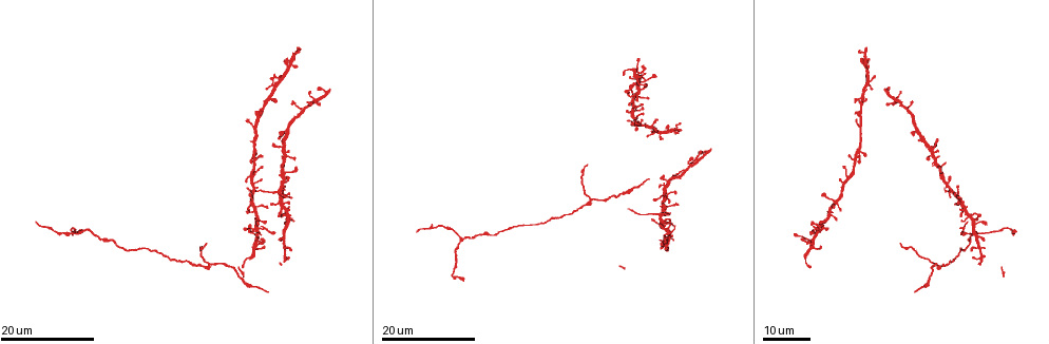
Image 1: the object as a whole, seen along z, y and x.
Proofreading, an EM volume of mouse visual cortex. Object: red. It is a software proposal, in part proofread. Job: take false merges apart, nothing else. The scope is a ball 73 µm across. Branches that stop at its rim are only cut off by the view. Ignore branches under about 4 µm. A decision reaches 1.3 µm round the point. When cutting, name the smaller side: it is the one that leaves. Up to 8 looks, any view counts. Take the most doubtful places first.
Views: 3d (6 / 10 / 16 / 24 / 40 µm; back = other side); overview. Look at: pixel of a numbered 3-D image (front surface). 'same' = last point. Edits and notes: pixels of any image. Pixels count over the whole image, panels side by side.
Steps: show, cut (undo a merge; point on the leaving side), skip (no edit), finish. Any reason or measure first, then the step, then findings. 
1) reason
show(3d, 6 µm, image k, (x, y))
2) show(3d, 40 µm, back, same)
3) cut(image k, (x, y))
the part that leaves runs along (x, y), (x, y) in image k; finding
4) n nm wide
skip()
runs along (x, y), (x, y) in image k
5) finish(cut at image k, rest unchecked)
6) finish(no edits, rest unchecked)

looks like a crossing
show(3d, 24 µm, image 1, (660, 216))

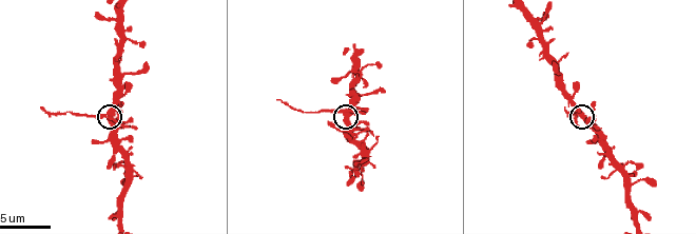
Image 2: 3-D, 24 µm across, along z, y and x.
closer look
show(3d, 6 µm, image 2, (347, 116))

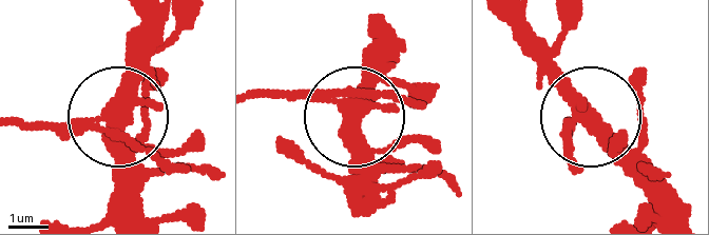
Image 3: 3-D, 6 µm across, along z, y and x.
side arm 8 µm
cut(image 3, (26, 124))
the part that leaves runs along (81, 126), (23, 126) in image 3; two neurons meet here

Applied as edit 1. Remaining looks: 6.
show(overview)

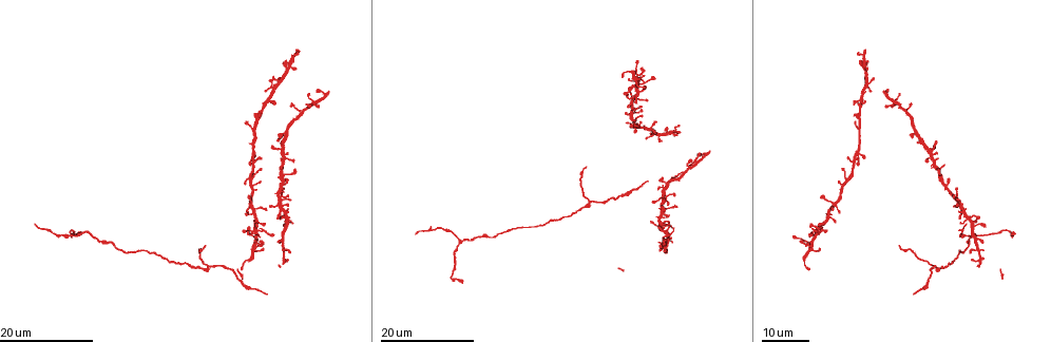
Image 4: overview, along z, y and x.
three-way junction
show(3d, 24 µm, image 4, (209, 266))

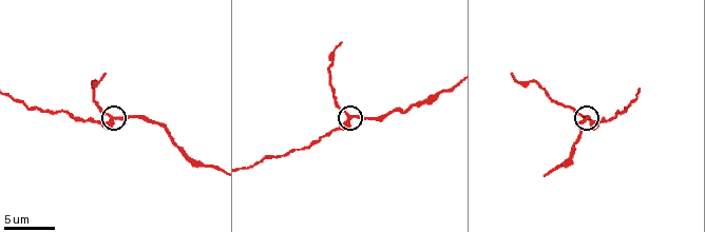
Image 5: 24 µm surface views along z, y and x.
zoom in
show(3d, 6 µm, image 5, (347, 119))

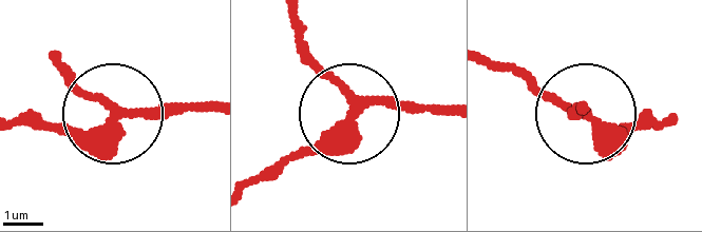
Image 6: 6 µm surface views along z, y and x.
250 nm wide
skip()
one neuron here

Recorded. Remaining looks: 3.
three-way junction
show(3d, 24 µm, image 4, (79, 236))

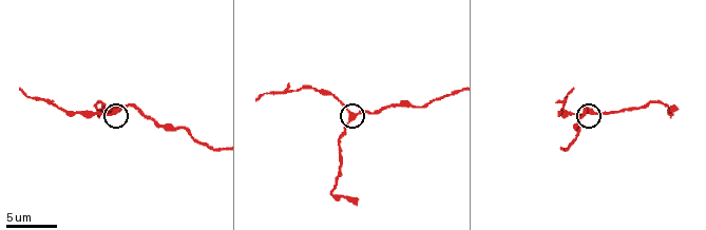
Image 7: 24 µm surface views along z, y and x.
show(3d, 6 µm, image 7, (351, 112))

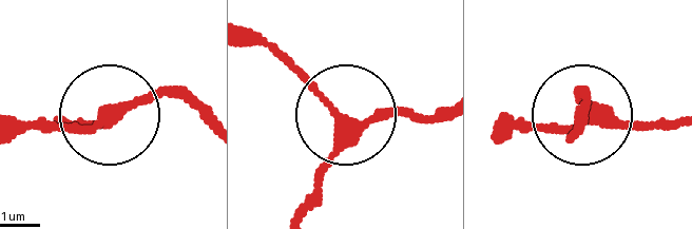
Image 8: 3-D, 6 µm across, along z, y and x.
skip()
runs along (208, 125), (177, 98), (148, 94), (87, 125), (20, 125) in image 8; all the same neuron

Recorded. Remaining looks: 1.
sudden change in width
show(3d, 6 µm, image 7, (393, 103))

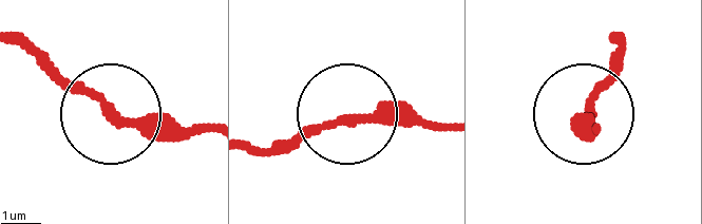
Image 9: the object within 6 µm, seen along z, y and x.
skip()
runs along (442, 129), (341, 119), (254, 149) in image 9; one neuron here

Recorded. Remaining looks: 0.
finish(cut at image 3, rest unchecked)

